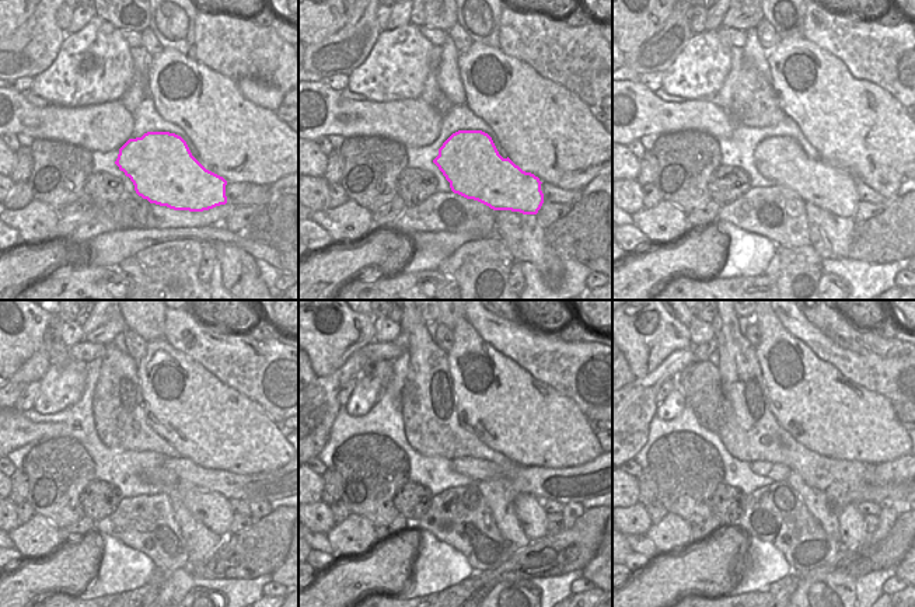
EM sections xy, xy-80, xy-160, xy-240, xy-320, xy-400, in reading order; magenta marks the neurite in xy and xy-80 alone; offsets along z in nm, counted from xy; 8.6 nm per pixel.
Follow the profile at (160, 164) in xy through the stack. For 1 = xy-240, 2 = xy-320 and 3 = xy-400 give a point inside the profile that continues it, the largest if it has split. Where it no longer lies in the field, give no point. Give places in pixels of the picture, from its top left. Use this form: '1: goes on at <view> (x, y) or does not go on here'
1: goes on at xy-240 (212, 509)
2: goes on at xy-320 (530, 513)
3: goes on at xy-400 (851, 523)

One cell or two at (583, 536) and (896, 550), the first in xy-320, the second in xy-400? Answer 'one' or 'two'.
one

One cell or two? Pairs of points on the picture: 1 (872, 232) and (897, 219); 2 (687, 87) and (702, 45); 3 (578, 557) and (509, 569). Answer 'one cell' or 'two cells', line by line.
1: one cell
2: one cell
3: one cell

